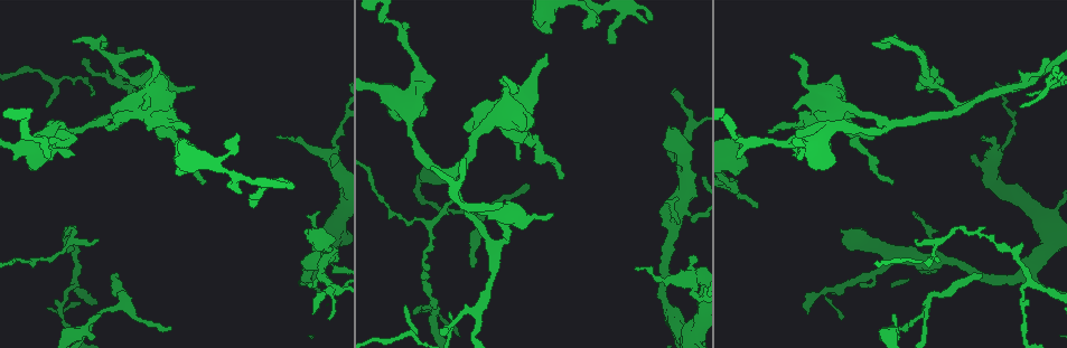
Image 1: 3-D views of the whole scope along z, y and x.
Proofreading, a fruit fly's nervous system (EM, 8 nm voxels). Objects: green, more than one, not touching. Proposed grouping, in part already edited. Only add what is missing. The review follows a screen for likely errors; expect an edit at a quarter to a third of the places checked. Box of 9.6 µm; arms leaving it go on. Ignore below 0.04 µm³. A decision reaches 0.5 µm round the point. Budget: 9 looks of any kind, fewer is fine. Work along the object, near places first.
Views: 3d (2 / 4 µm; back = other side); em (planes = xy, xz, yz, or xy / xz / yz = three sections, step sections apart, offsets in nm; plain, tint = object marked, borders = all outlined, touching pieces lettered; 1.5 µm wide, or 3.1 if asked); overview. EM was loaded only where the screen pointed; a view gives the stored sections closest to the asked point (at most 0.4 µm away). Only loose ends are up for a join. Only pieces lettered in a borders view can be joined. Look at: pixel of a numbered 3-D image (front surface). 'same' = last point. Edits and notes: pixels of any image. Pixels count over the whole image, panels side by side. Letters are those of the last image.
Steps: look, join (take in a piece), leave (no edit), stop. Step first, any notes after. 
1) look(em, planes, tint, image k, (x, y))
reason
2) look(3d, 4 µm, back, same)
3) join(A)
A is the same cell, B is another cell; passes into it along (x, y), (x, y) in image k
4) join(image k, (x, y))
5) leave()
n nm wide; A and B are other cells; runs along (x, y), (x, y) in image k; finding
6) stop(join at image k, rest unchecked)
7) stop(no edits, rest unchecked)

look(em, planes, borders, image 1, (540, 27))
stops while still wide

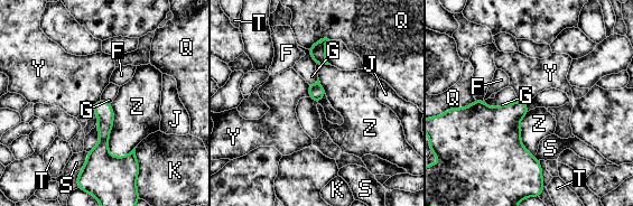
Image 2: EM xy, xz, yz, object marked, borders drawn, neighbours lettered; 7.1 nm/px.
leave()
Z touches over 400 nm; F, G, J, K, Q, S, T, Y and Z are other cells; none of them fits

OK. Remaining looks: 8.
look(3d, 4 µm, back, image 1, (515, 157))
branch stops here

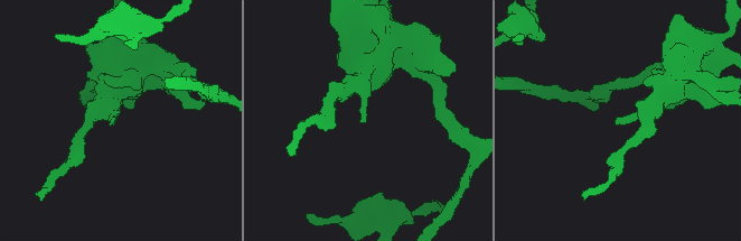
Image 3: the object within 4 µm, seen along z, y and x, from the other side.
look(em, planes, borders, image 3, (617, 119))
shape alone is not enough

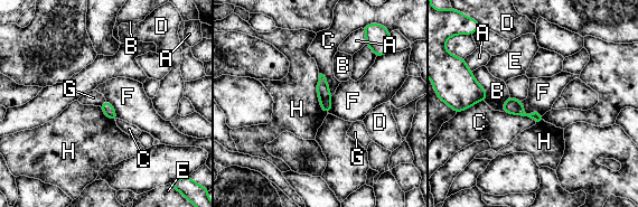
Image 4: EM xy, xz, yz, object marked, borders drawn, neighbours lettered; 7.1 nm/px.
leave()
A, B, C, D, E, F, G and H are other cells; border along (510, 95), (521, 101) in image 4; none of them fits

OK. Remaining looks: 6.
look(3d, 2 µm, back, image 1, (669, 126))
thick end

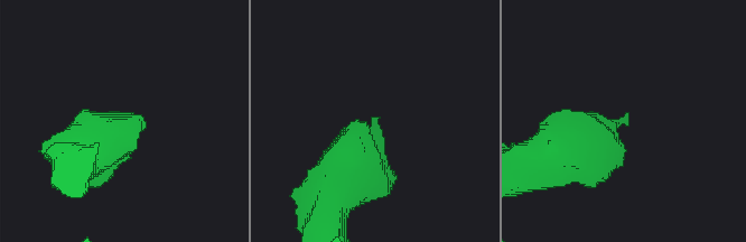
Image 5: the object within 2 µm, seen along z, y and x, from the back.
look(em, planes, borders, image 5, (375, 121))

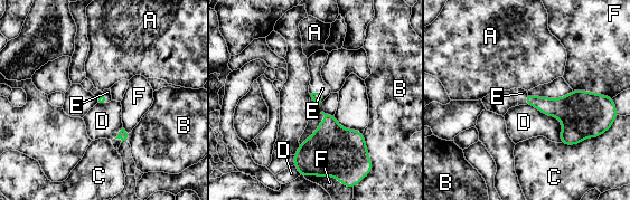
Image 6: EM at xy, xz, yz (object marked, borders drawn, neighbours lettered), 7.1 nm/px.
join(E)
E is the same cell, A, B, C, D and F are other cells; passes into it along (316, 96), (319, 93), (322, 88) in image 6; it goes on there

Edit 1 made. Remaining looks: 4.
look(overview)
see it whole again

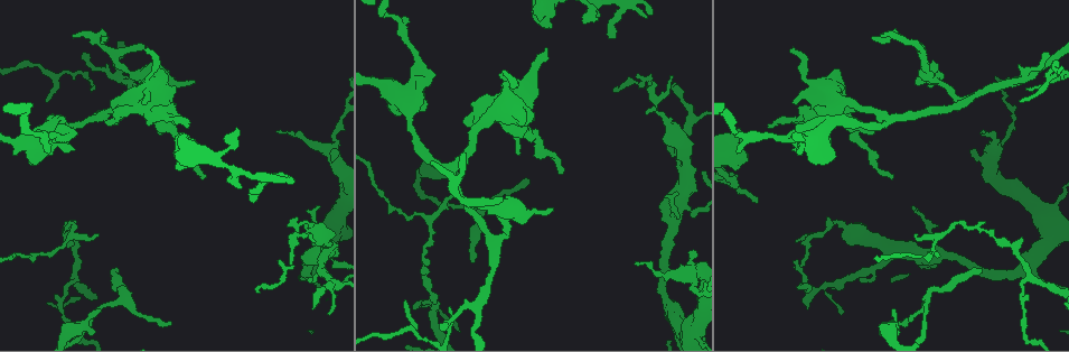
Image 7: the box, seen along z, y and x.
look(3d, 4 µm, image 7, (49, 150))
thin end

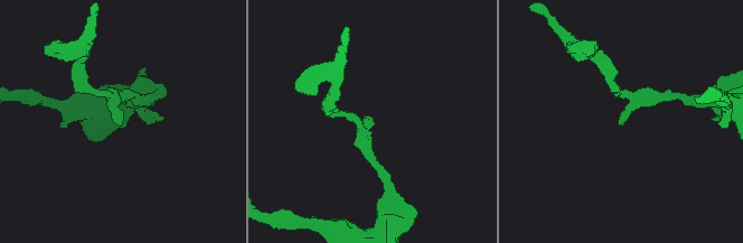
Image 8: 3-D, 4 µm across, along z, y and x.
look(em, xy, step 8, borders, image 8, (369, 118))

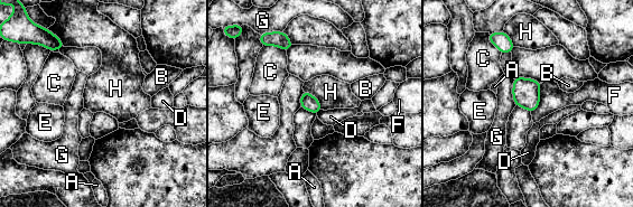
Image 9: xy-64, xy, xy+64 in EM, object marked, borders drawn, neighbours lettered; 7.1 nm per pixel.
leave()
A, B, C, D, E, F, G and H are other cells; border along (303, 88), (318, 101), (322, 109) in image 9; no lettered piece goes on from it

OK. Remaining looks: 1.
stop(join at image 6, rest unchecked)

